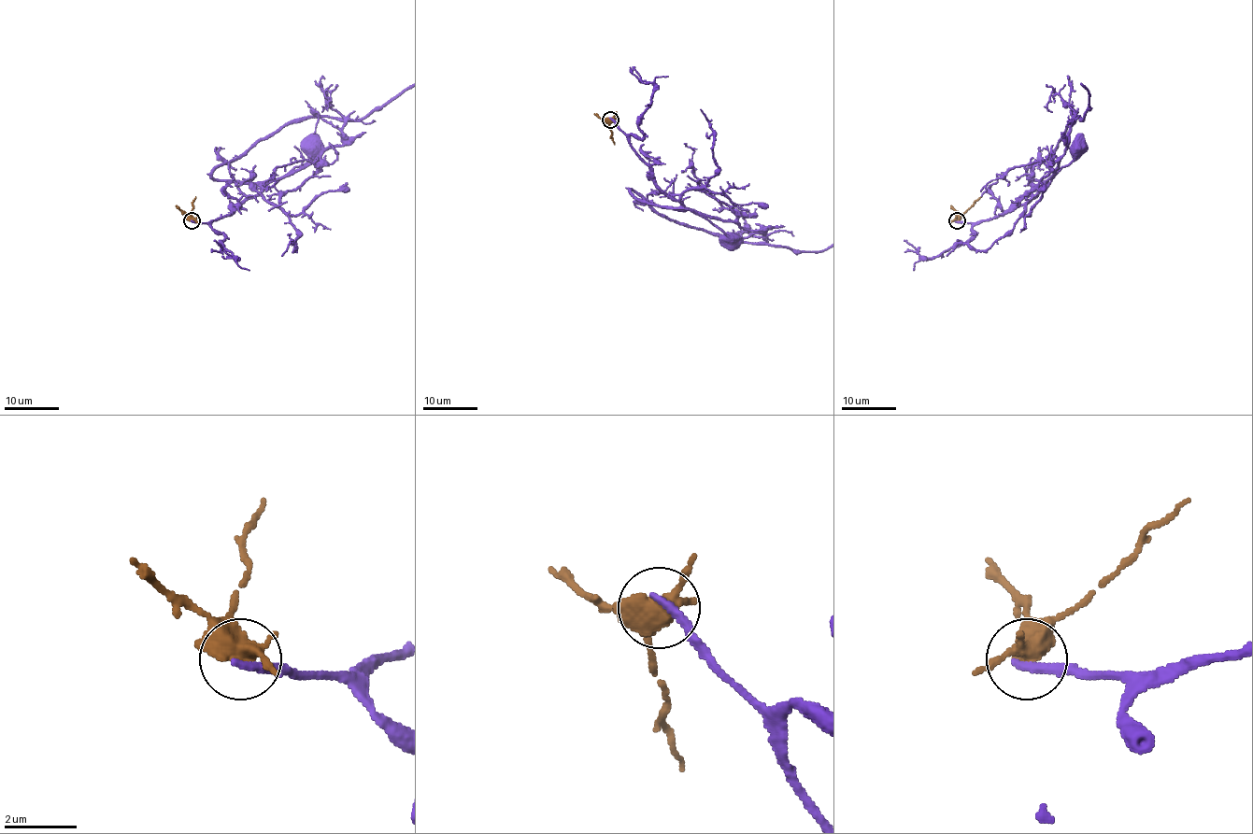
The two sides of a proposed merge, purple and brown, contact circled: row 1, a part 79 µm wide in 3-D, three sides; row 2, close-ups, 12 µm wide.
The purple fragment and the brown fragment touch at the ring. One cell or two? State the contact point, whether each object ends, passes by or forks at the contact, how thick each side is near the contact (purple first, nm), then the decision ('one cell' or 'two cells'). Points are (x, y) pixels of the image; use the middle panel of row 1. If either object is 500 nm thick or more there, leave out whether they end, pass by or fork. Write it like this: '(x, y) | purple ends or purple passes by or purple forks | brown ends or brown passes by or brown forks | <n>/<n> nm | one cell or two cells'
(610, 120) | 240/550 nm | one cell

